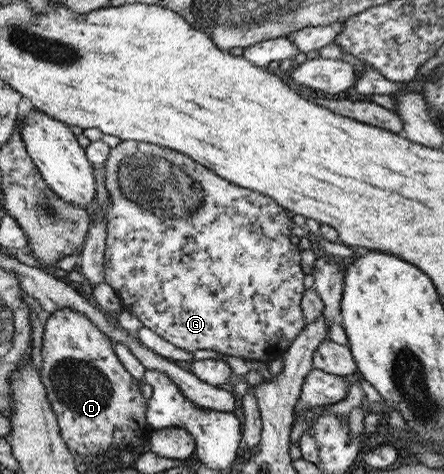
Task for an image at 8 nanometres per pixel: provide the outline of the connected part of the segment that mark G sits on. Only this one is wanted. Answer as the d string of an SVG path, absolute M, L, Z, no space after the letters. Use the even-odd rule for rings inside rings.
M121 140L111 148L109 156L103 163L105 168L105 187L110 193L111 205L106 209L106 249L104 250L104 282L114 287L117 296L121 298L123 307L145 327L155 331L165 341L175 347L195 352L196 350L216 351L219 355L227 354L247 360L270 362L274 364L293 341L301 334L305 325L304 309L299 307L303 295L303 271L299 261L299 247L289 241L291 237L291 217L287 211L279 207L279 203L271 197L256 190L233 184L213 172L203 164L193 160L187 154L165 146L150 144L144 141Z

